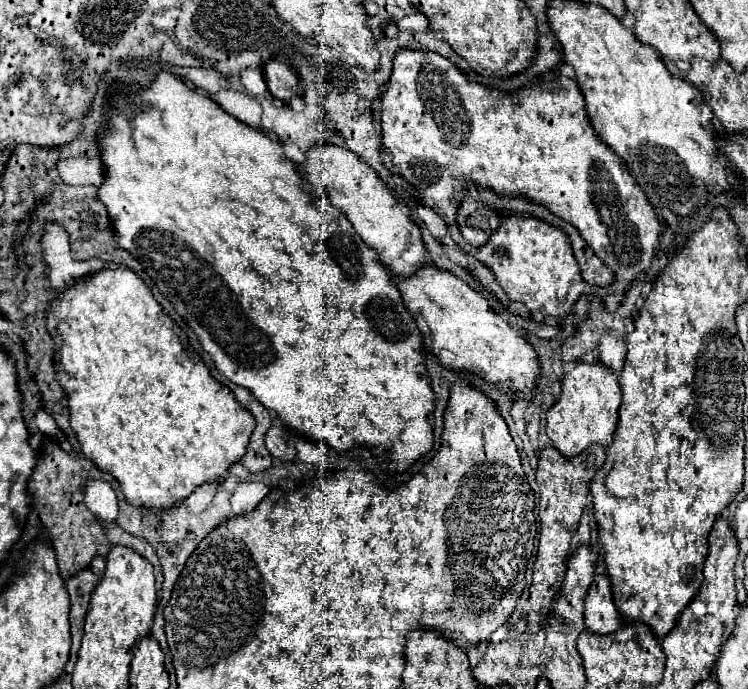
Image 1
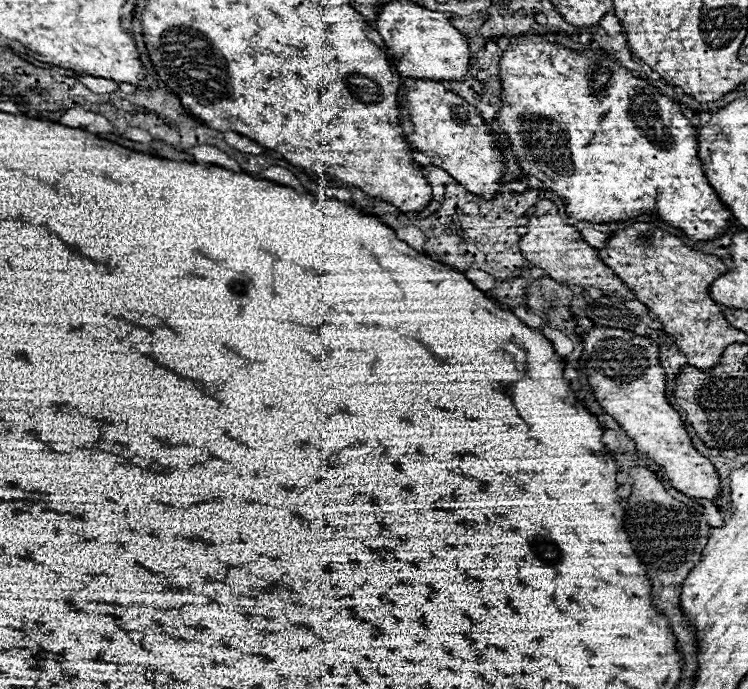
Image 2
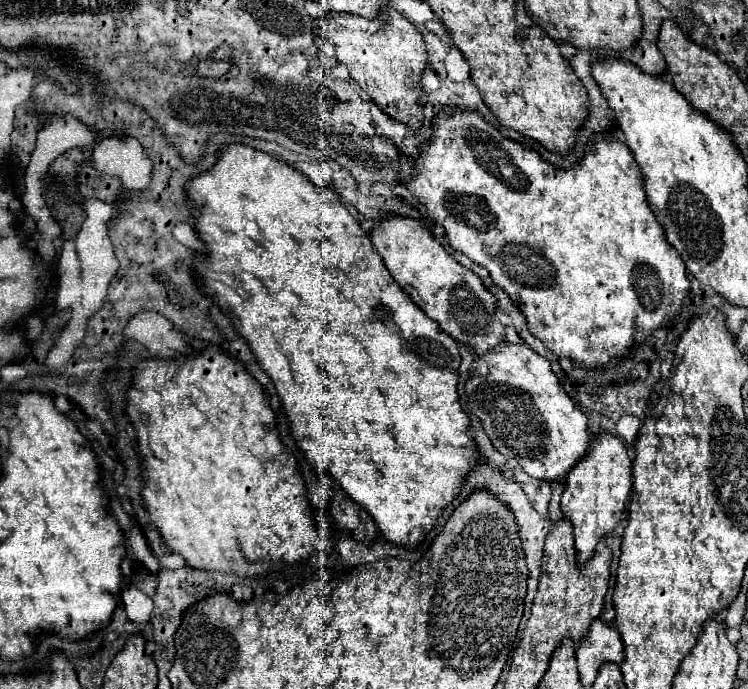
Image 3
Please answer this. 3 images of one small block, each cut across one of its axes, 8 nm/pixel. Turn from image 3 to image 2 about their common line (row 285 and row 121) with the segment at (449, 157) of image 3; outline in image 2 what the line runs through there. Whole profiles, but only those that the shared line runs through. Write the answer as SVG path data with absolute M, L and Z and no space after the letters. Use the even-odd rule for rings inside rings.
M538 34L510 38L508 50L500 58L502 106L496 114L496 122L508 138L524 174L542 180L548 190L556 192L566 204L568 218L574 220L616 222L654 212L692 240L708 240L724 234L732 214L704 176L698 158L696 128L690 128L690 120L682 116L680 106L672 98L660 94L648 80L636 78L610 54L606 56L606 64L610 66L612 76L600 94L594 92L590 82L594 56L592 50L578 52L562 48Z

